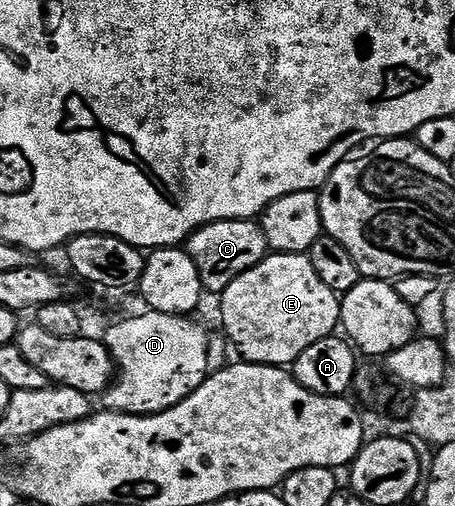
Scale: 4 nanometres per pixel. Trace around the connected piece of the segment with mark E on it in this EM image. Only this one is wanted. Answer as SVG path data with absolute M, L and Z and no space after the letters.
M270 253L263 262L255 265L255 269L247 269L243 277L235 277L227 289L220 292L221 323L229 334L231 342L237 346L242 360L247 363L258 363L264 367L288 368L303 353L303 349L311 349L315 341L323 341L338 330L341 322L341 300L338 292L327 289L315 273L315 265L311 265L308 254L278 255Z

